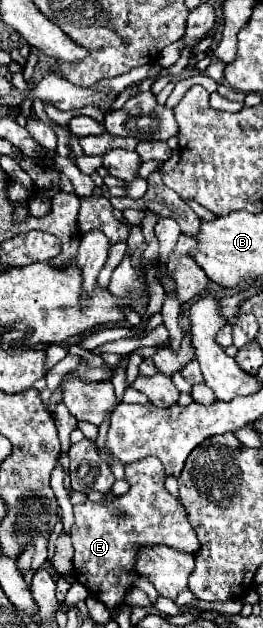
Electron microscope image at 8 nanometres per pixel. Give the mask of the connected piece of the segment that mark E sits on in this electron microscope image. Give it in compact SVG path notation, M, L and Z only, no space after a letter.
M146 457L126 465L126 481L130 483L128 493L116 497L114 501L100 501L100 503L86 501L74 507L76 523L70 533L72 547L74 547L74 575L78 583L82 583L90 591L92 597L96 597L108 607L108 611L116 611L122 605L126 605L126 595L130 593L134 583L142 577L136 573L136 567L134 567L138 549L150 547L150 545L166 545L166 547L172 547L174 551L192 553L192 555L198 553L200 543L198 543L198 537L194 535L190 521L186 519L186 509L178 497L166 491L164 477L166 477L166 471L162 471L162 461L154 457Z

